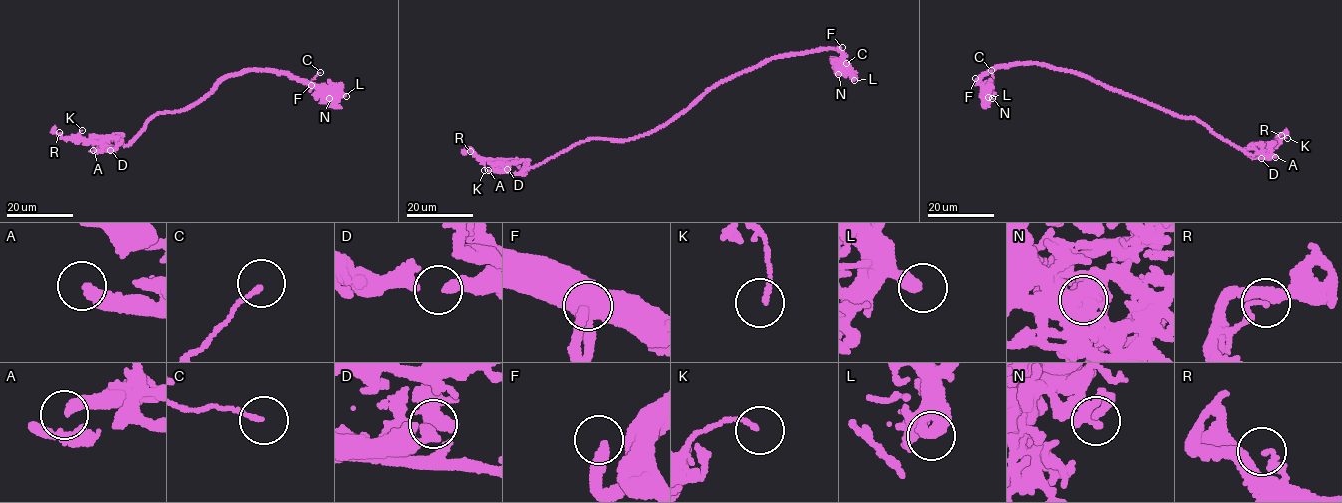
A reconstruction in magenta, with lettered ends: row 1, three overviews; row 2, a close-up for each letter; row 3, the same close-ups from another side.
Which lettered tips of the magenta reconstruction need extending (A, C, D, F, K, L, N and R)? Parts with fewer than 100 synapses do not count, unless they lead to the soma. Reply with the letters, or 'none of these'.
F

